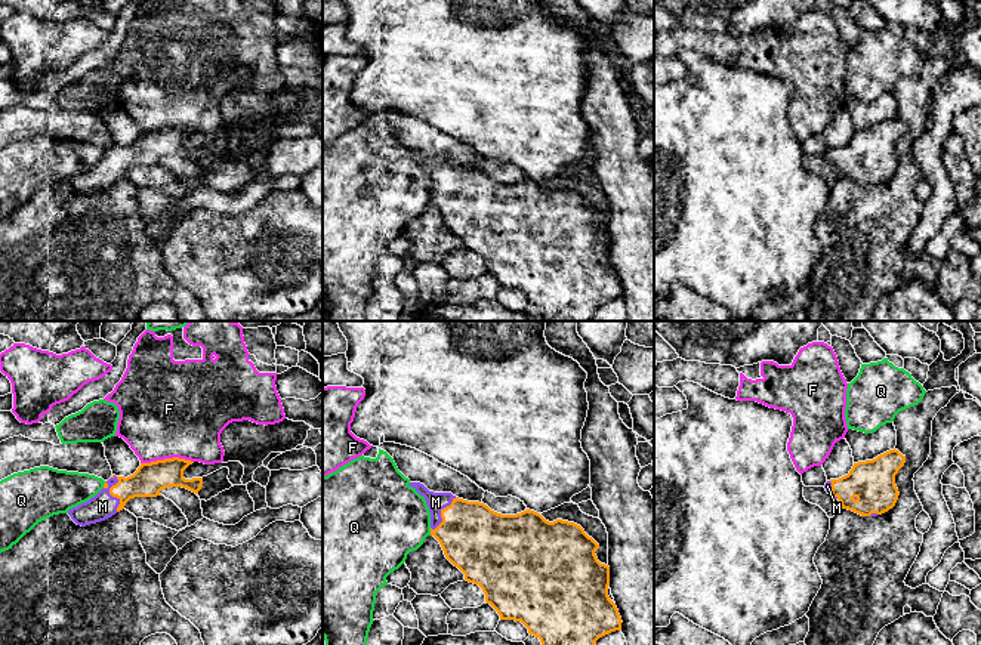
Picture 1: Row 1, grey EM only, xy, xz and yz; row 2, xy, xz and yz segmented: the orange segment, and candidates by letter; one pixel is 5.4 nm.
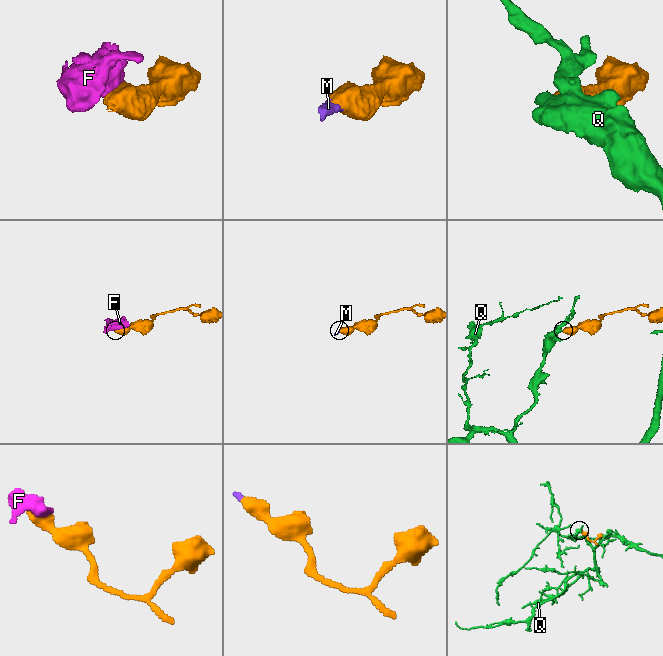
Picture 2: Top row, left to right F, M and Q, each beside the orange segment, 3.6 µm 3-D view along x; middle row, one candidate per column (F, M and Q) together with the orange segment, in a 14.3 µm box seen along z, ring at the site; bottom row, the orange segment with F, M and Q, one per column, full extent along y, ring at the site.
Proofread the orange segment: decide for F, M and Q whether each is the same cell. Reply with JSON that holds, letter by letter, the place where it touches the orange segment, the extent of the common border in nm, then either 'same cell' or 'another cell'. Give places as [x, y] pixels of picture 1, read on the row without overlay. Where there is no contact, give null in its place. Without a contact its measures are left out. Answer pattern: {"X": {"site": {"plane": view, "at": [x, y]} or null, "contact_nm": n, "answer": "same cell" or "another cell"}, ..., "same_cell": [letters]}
{"F": {"site": {"plane": "xy", "at": [166, 127]}, "contact_nm": 280, "answer": "another cell"}, "M": {"site": {"plane": "xy", "at": [111, 163]}, "contact_nm": 200, "answer": "same cell"}, "Q": {"site": {"plane": "xz", "at": [431, 200]}, "contact_nm": 40, "answer": "another cell"}, "same_cell": ["M"]}

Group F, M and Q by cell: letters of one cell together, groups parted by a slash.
F / M / Q

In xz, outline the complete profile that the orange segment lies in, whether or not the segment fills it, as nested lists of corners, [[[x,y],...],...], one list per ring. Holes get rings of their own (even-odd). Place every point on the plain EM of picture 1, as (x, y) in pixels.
[[[410,151],[408,154],[425,166],[431,180],[431,204],[439,210],[445,226],[465,243],[466,250],[478,253],[482,257],[485,271],[497,280],[500,288],[521,290],[528,297],[530,303],[540,308],[543,318],[547,321],[593,321],[593,315],[599,306],[621,299],[621,286],[616,272],[608,265],[610,235],[598,229],[595,220],[599,217],[599,213],[589,206],[580,194],[562,188],[549,191],[540,182],[530,178],[516,183],[502,183],[479,170],[468,170],[453,164],[451,161],[429,160],[420,151]]]

